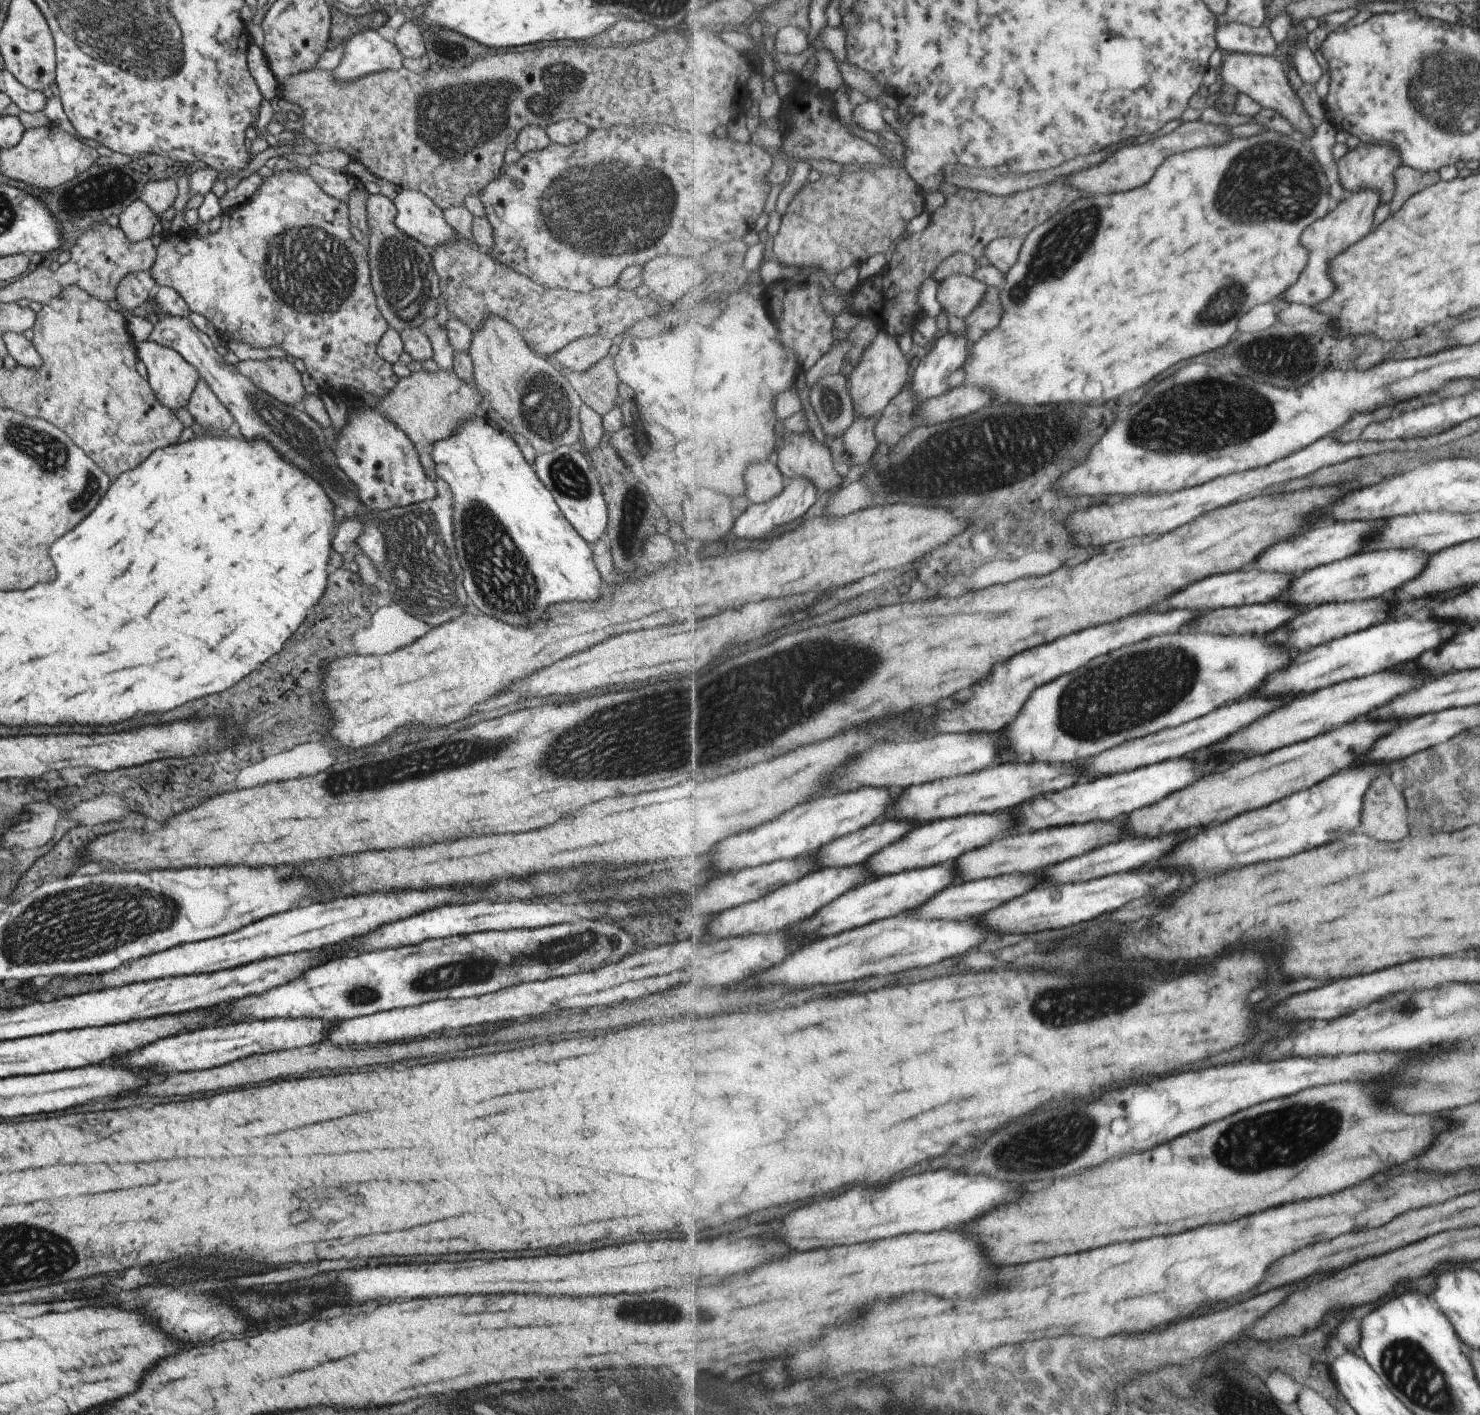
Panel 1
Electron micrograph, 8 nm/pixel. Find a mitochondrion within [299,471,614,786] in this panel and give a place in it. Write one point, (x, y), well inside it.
(413, 546)

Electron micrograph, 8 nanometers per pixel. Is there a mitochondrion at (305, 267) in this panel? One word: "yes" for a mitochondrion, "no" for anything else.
yes

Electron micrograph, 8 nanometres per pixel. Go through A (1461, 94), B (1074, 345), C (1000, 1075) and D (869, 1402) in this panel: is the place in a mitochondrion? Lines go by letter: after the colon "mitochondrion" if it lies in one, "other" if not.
A: mitochondrion
B: other
C: other
D: mitochondrion

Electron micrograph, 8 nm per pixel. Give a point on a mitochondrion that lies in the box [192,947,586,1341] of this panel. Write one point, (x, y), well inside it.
(361, 994)

